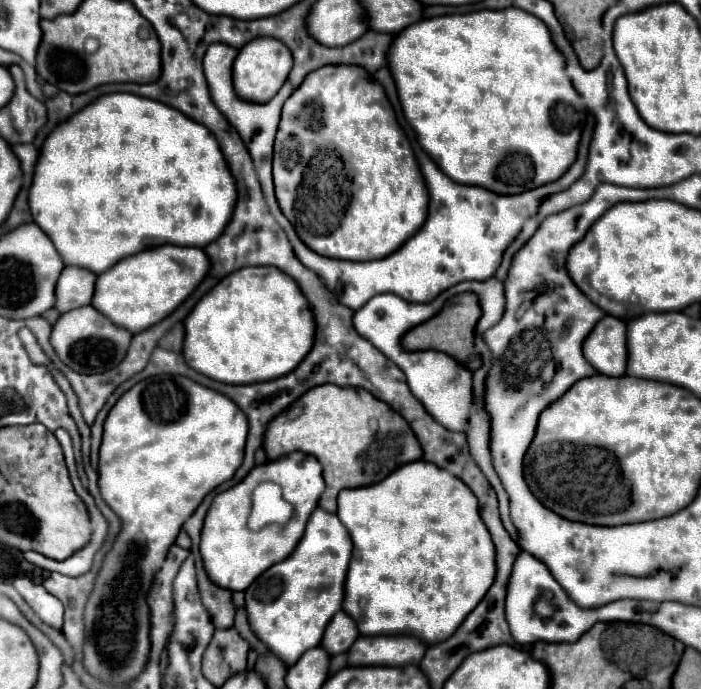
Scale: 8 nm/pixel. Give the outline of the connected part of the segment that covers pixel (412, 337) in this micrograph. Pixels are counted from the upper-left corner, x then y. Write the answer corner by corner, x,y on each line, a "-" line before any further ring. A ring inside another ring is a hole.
471,292
465,294
457,294
453,298
449,298
445,302
445,306
427,322
411,328
409,332
405,332
405,336
401,338
401,346
405,350
437,350
437,352
445,352
451,358
455,358
459,364
463,364
469,370
475,370
481,366
481,358
475,354
473,350
473,328
479,320
481,308
477,304
477,296

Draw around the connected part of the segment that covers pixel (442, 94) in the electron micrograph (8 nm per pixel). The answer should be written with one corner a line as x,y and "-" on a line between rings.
505,8
505,10
479,10
469,14
423,18
393,36
393,42
385,52
385,60
397,86
397,96
399,96
403,116
407,124
415,130
419,146
431,156
431,160
443,170
443,174
453,178
453,182
483,186
497,194
521,194
531,188
543,186
545,182
557,180
575,160
577,142
581,138
581,130
585,124
585,108
583,108
581,96
573,90
573,84
565,70
565,58
555,48
549,28
537,16
527,14
519,8

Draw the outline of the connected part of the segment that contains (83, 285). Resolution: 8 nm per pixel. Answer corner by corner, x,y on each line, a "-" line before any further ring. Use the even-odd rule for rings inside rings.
67,266
55,286
55,310
63,314
77,306
87,306
89,294
93,294
93,274
89,274
89,270

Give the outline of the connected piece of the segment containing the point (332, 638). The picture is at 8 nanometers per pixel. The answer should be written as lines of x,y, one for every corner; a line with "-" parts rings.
337,612
325,628
321,648
329,656
337,656
337,654
343,654
345,650
349,650
353,640
357,640
357,636
359,634
357,634
355,622
345,612

